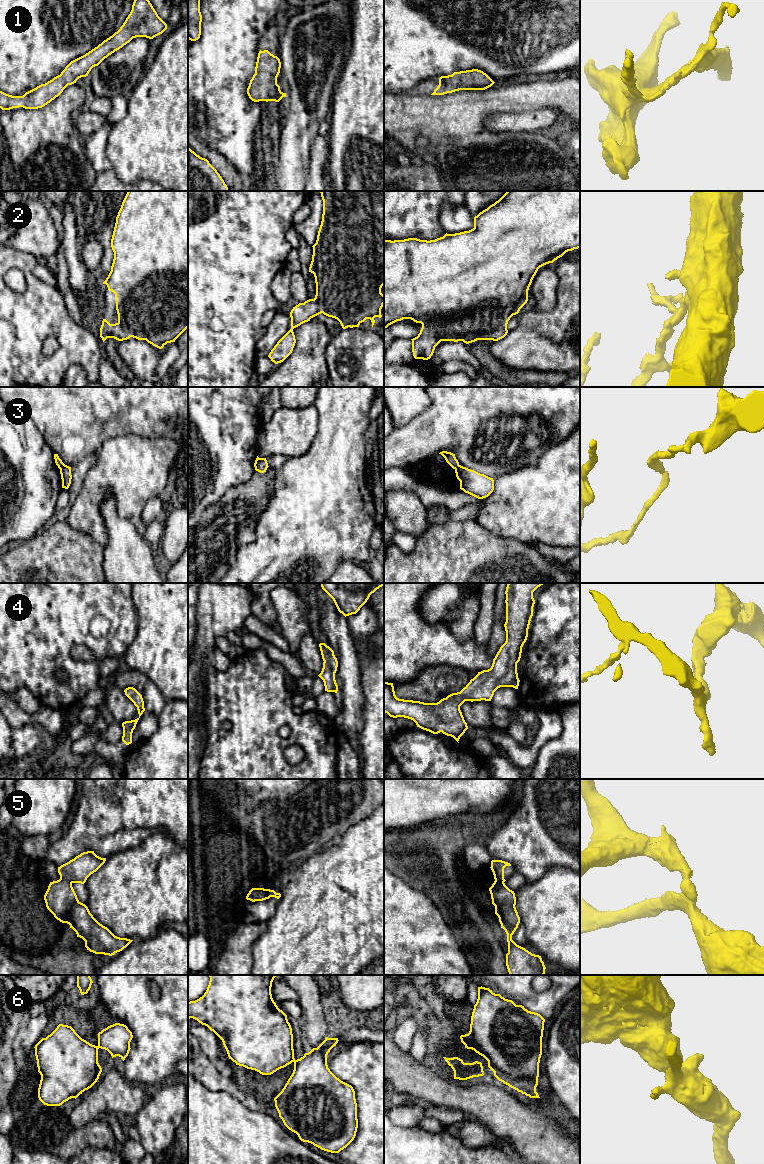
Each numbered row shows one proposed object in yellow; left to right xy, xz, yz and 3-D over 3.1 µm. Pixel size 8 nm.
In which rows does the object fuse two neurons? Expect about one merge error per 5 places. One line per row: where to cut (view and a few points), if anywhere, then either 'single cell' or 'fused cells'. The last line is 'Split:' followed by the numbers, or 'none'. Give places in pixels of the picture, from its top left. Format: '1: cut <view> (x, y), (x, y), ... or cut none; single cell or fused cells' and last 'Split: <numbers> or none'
1: cut none; single cell
2: cut none; single cell
3: cut xy (64, 464), (59, 468); fused cells
4: cut none; single cell
5: cut xy (60, 877), (71, 883); fused cells
6: cut xy (97, 1046), (98, 1048); fused cells
Split: 3, 5, 6

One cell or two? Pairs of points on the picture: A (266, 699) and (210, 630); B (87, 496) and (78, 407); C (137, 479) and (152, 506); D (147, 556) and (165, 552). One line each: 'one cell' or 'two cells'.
A: two cells
B: two cells
C: two cells
D: two cells

